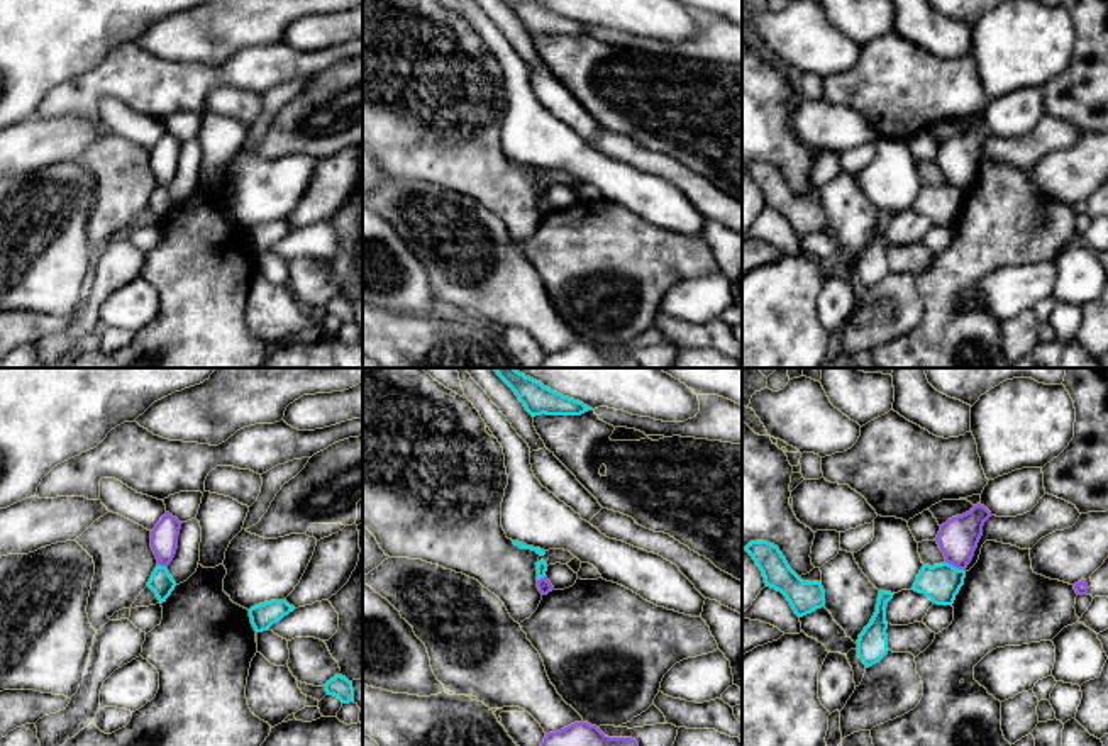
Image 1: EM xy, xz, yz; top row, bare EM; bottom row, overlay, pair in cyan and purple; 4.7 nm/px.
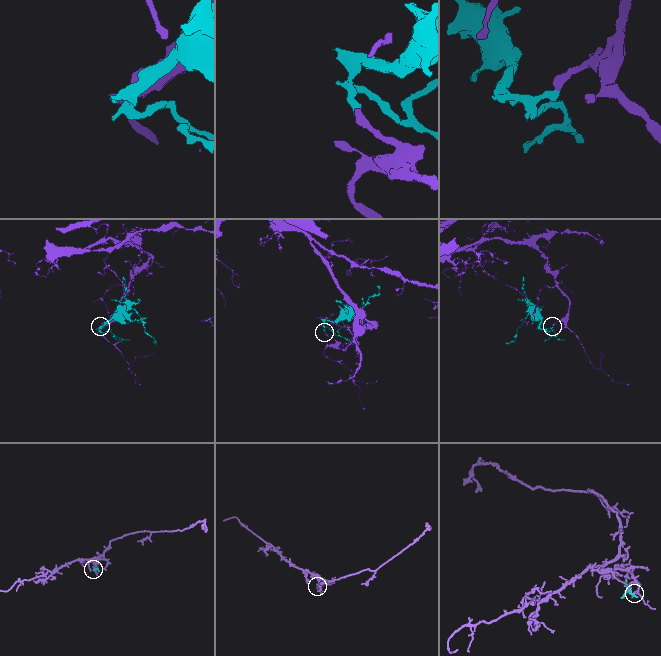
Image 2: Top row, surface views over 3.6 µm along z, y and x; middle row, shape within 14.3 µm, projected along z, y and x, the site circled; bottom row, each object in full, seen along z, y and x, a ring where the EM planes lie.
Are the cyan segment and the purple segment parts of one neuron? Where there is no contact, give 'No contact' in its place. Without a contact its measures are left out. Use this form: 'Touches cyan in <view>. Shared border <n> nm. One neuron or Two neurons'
Touches cyan in yz. Shared border 100 nm. Two neurons

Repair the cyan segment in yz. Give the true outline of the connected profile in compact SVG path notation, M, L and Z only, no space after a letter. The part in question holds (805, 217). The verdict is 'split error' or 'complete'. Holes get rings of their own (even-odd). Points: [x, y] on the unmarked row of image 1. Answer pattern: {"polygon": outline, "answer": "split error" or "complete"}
{"polygon": "M751 161L744 170L762 192L766 207L781 212L798 237L825 227L820 188L798 197L789 188L779 168L767 161Z", "answer": "split error"}

